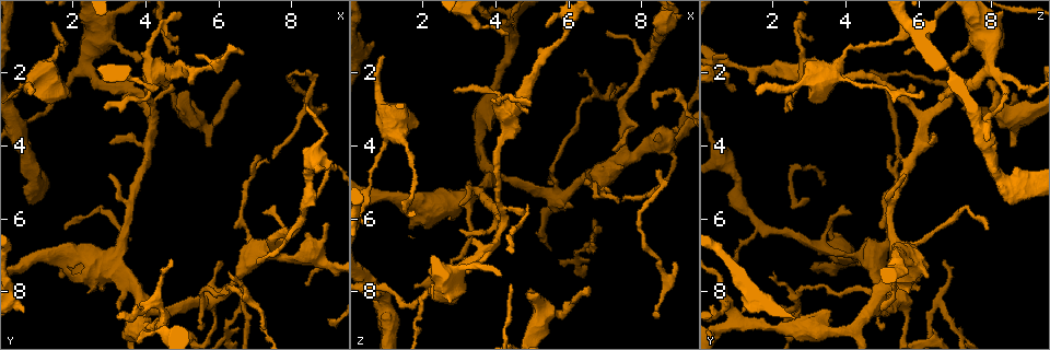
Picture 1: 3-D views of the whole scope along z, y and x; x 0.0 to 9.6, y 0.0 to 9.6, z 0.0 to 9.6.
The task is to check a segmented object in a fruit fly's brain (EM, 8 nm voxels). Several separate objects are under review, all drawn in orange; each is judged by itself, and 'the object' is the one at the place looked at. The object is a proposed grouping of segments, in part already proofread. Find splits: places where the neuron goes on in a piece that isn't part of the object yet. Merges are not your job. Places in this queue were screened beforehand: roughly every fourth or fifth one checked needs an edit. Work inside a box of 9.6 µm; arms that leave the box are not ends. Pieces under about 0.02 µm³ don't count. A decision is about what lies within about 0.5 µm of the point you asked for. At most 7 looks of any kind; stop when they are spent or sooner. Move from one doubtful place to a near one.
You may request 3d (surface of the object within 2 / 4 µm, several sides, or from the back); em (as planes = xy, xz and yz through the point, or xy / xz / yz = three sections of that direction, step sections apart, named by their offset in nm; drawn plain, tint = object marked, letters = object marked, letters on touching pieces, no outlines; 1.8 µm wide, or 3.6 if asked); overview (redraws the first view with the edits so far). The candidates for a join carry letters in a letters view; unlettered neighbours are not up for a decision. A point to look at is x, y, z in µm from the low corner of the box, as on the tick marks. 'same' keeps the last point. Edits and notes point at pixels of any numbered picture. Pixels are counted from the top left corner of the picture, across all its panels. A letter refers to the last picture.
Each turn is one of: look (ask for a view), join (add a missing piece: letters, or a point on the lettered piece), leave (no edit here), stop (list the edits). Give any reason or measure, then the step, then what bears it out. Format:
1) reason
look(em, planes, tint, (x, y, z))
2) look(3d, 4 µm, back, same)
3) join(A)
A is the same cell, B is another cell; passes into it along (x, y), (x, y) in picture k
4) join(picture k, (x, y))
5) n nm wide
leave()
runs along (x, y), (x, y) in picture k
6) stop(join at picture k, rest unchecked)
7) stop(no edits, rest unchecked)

sharp bend
look(em, yz, step 16, letters, (8.50, 2.05, 5.15))

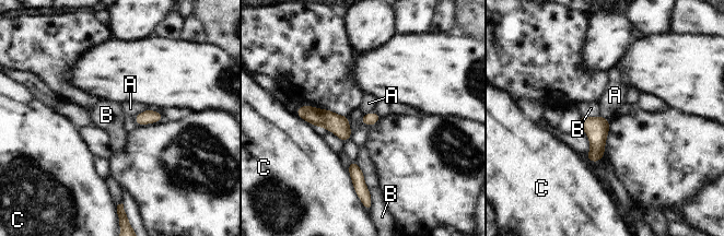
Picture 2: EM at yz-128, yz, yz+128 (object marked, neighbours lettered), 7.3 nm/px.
110 nm wide
leave()
A, B and C are other cells; border along (355, 162), (371, 196) in picture 2; none of them fits

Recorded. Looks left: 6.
look(3d, 2 µm, back, (5.85, 4.00, 8.60))

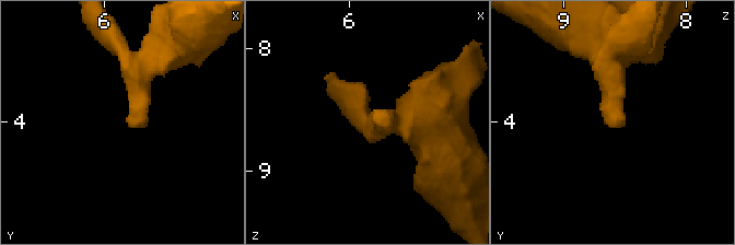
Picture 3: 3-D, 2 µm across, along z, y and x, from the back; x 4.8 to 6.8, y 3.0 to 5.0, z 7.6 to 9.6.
shape alone is not enough
look(em, yz, step 8, tint, (5.78, 4.06, 8.58))

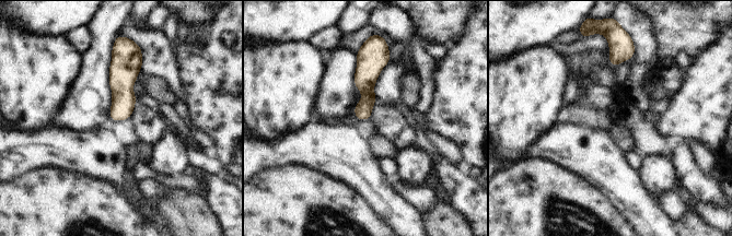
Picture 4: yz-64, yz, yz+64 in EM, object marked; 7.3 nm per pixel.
see the neighbours
look(em, yz, step 8, letters, same)

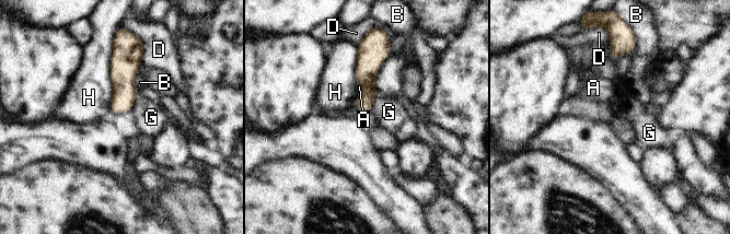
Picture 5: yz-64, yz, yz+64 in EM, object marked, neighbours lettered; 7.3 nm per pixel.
leave()
A, B, D, G and H are other cells; border along (378, 92), (370, 110) in picture 5; none of them fits

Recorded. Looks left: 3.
an open end
look(em, planes, plain, (6.55, 2.35, 7.80))

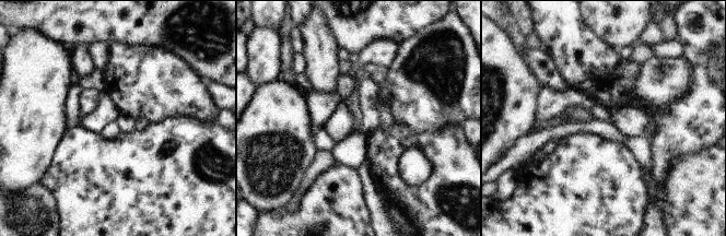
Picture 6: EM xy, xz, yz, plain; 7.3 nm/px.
what lies round it
look(em, planes, letters, same)

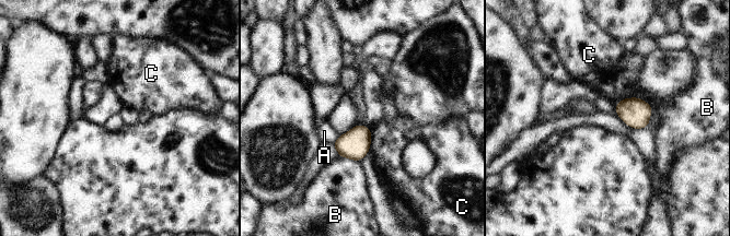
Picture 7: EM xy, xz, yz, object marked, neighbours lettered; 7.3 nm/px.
C touches over 260 nm
leave()
A, B and C are other cells; border along (616, 102), (640, 97), (651, 107) in picture 7; none of them fits

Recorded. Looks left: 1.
stop(no edits, rest unchecked)

